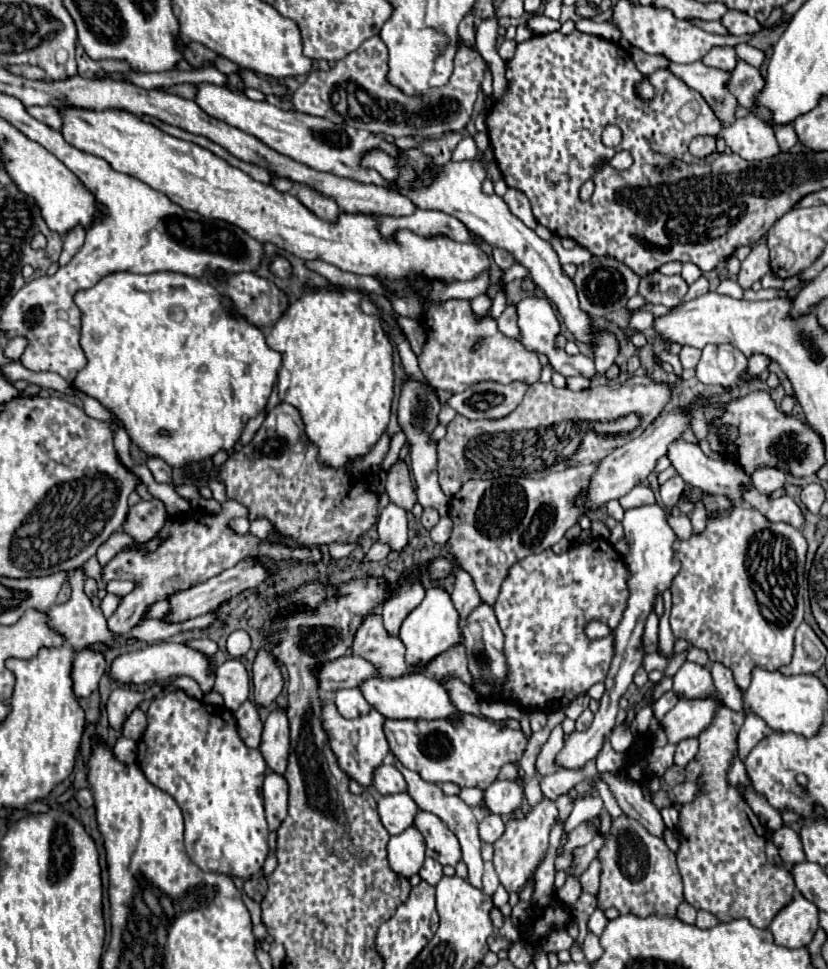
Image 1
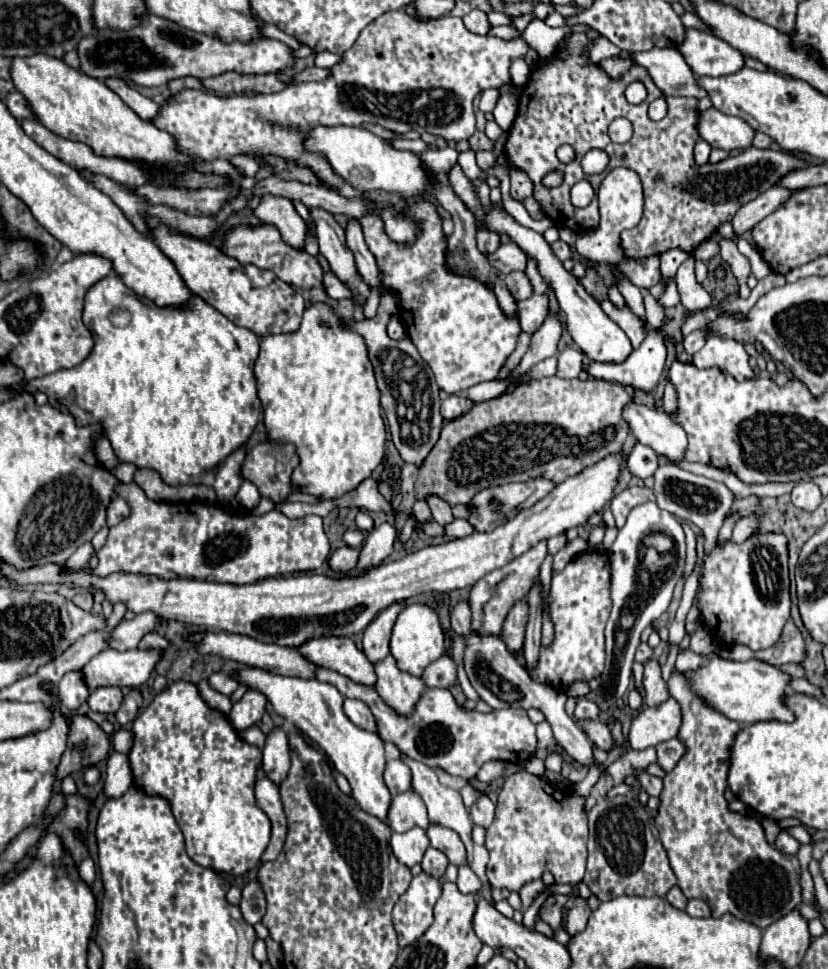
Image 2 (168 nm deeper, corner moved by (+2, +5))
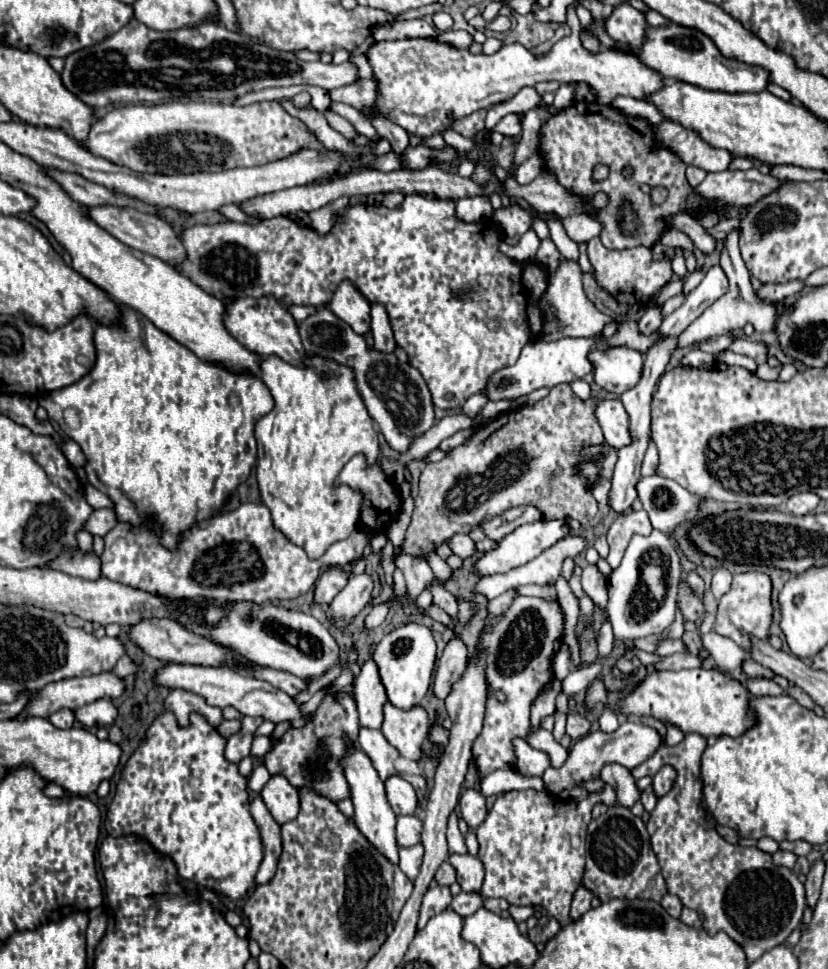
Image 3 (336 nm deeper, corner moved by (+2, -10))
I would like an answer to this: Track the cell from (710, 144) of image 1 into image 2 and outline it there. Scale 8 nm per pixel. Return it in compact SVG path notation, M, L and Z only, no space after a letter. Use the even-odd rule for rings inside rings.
M698 141L696 147L694 147L694 161L696 161L696 165L708 163L708 157L710 157L710 145L706 141Z

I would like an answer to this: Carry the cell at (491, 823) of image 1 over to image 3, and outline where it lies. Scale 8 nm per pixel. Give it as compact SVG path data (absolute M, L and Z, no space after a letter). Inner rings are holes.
M466 790L460 796L460 810L462 810L462 818L466 820L466 824L470 828L478 828L484 820L486 820L486 798L476 792L476 790Z

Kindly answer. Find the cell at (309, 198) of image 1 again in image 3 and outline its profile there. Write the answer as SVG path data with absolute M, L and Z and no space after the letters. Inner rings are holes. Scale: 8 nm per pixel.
M350 280L338 284L328 308L354 332L364 336L370 330L370 302Z

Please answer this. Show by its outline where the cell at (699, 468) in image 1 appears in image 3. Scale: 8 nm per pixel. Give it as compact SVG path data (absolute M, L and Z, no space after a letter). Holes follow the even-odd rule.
M600 400L596 408L596 418L602 426L604 438L614 448L624 448L634 442L630 434L630 420L628 412L620 400Z

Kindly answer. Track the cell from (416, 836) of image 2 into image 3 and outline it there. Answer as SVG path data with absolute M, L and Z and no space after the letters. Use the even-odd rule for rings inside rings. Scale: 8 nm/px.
M416 844L416 846L410 846L410 848L400 848L398 866L410 880L414 880L420 872L422 858L424 858L424 846L422 844Z

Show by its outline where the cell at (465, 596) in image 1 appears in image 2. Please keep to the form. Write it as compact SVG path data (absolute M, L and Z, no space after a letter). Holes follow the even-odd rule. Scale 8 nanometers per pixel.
M460 601L456 607L450 611L450 627L454 629L456 635L466 637L470 633L470 621L472 621L472 611L468 601Z

